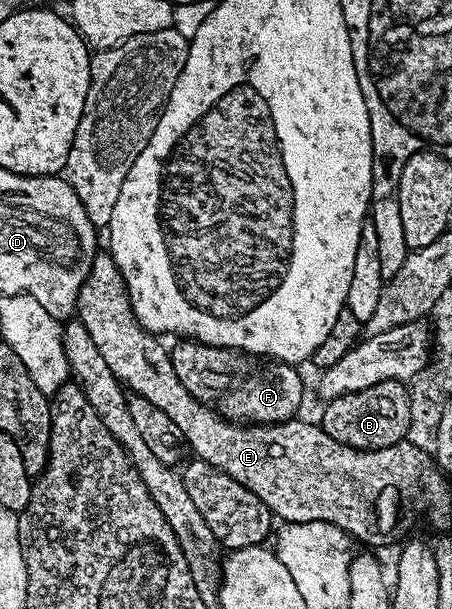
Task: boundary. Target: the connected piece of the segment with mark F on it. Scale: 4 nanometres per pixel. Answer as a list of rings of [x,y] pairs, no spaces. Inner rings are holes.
[[[191,337],[173,343],[170,354],[178,381],[190,397],[211,405],[216,414],[241,425],[284,423],[297,418],[296,410],[304,403],[304,379],[296,368],[299,366],[288,361],[260,362],[231,347],[211,347]]]

